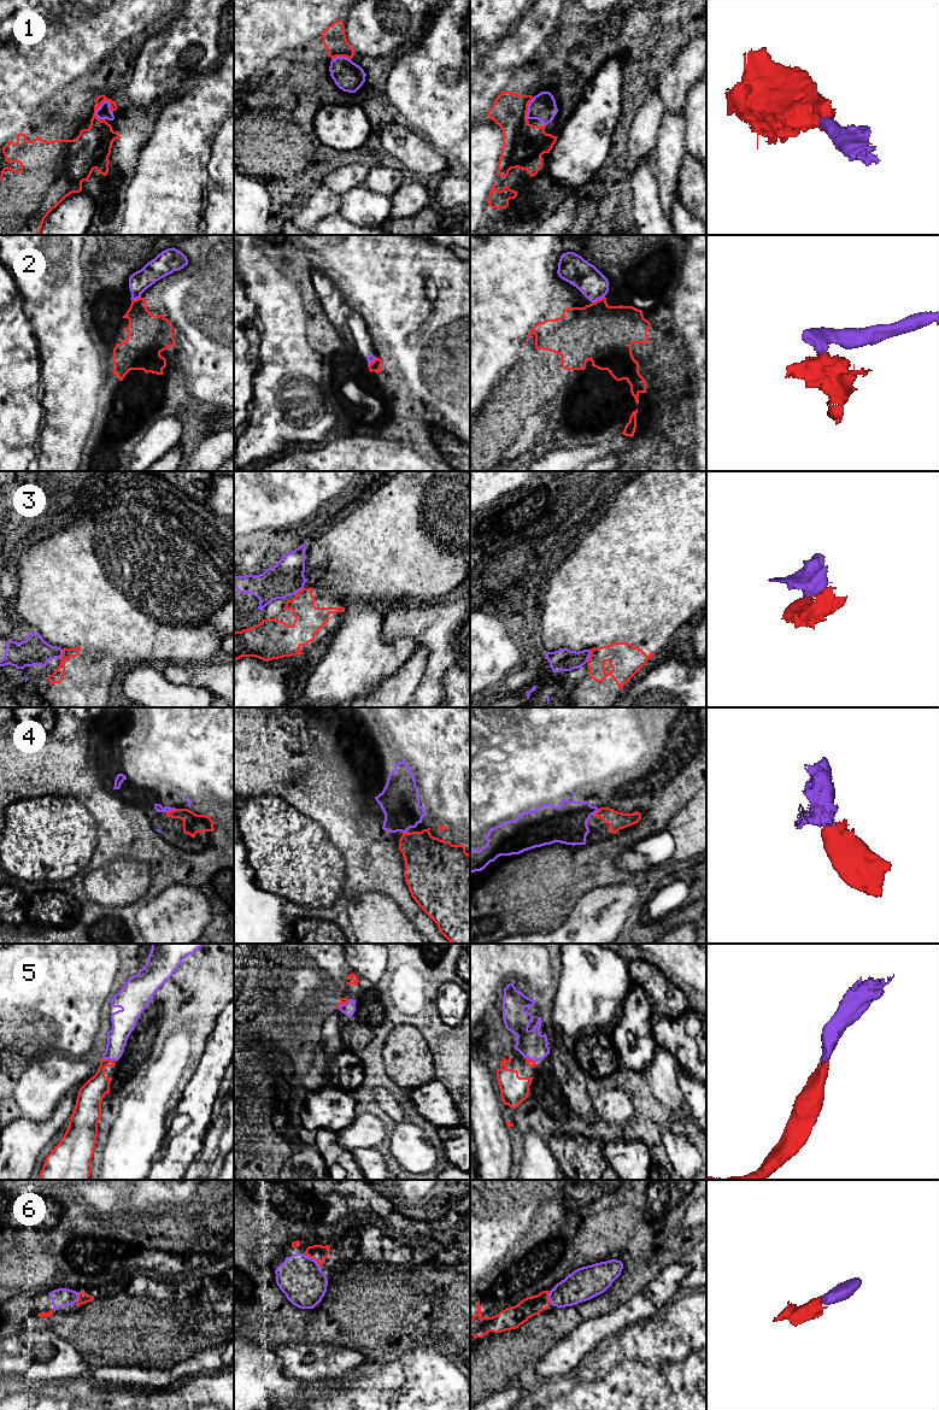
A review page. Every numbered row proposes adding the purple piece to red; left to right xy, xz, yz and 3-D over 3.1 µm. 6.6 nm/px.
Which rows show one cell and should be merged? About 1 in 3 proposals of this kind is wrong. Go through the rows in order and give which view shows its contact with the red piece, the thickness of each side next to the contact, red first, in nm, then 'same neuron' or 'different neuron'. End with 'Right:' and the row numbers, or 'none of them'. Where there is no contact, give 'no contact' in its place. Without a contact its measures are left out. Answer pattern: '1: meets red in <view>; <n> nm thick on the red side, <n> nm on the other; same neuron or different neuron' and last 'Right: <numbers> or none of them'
1: meets red in xy; 220 nm thick on the red side, 100 nm on the other; same neuron
2: meets red in yz; 400 nm thick on the red side, 190 nm on the other; different neuron
3: meets red in yz; 220 nm thick on the red side, 150 nm on the other; different neuron
4: meets red in xy; 140 nm thick on the red side, 50 nm on the other; same neuron
5: meets red in xy; 160 nm thick on the red side, 140 nm on the other; same neuron
6: meets red in xz; 110 nm thick on the red side, 300 nm on the other; same neuron
Right: 1, 4, 5, 6

